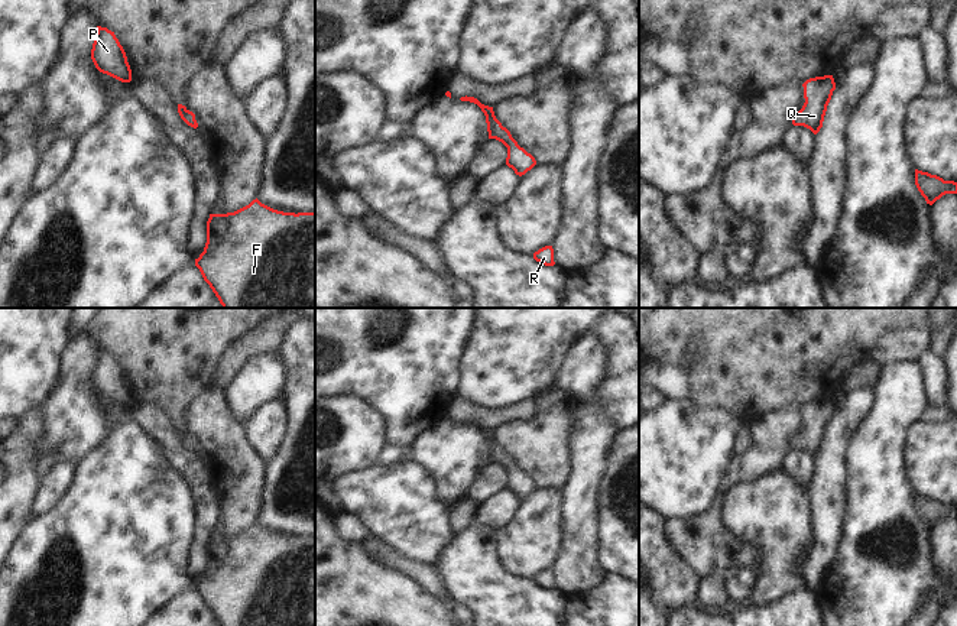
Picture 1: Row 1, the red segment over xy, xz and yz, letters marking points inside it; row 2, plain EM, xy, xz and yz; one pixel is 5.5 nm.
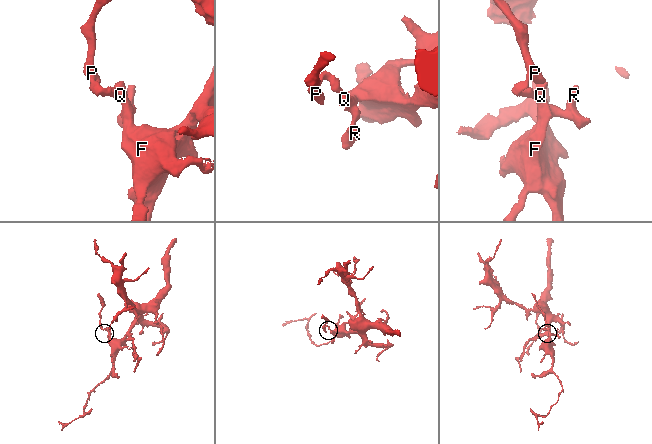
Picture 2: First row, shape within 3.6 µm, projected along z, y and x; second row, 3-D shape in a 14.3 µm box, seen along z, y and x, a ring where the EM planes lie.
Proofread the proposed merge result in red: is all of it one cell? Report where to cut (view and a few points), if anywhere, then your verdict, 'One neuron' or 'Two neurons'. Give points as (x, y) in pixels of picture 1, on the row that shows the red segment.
No split. One neuron

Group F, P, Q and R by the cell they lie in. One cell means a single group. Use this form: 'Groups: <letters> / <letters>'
Groups: F P Q R

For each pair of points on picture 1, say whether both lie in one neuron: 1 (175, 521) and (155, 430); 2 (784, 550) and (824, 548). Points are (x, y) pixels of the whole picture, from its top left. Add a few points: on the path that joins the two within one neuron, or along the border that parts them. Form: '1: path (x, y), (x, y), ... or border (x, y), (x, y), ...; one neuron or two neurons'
1: border (133, 421), (159, 446), (168, 463), (178, 472); two neurons
2: border (813, 515), (813, 548), (808, 552); two neurons

